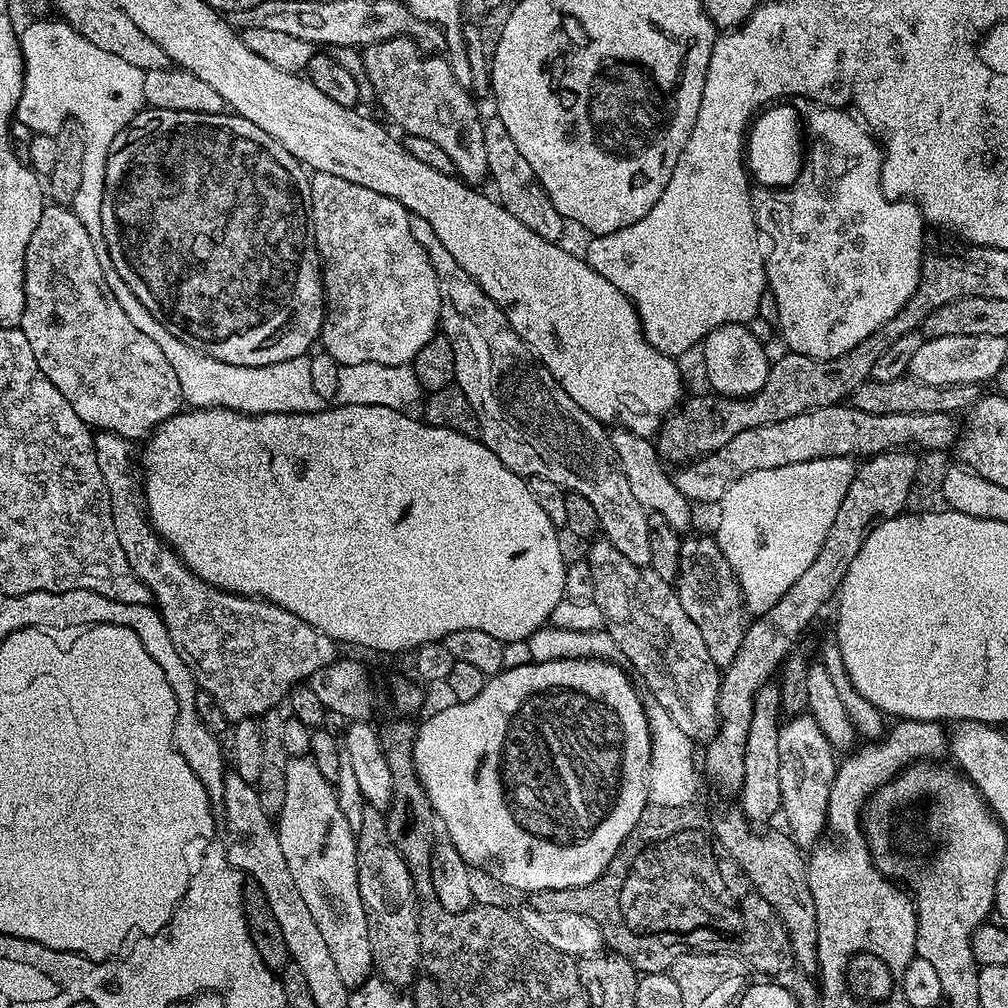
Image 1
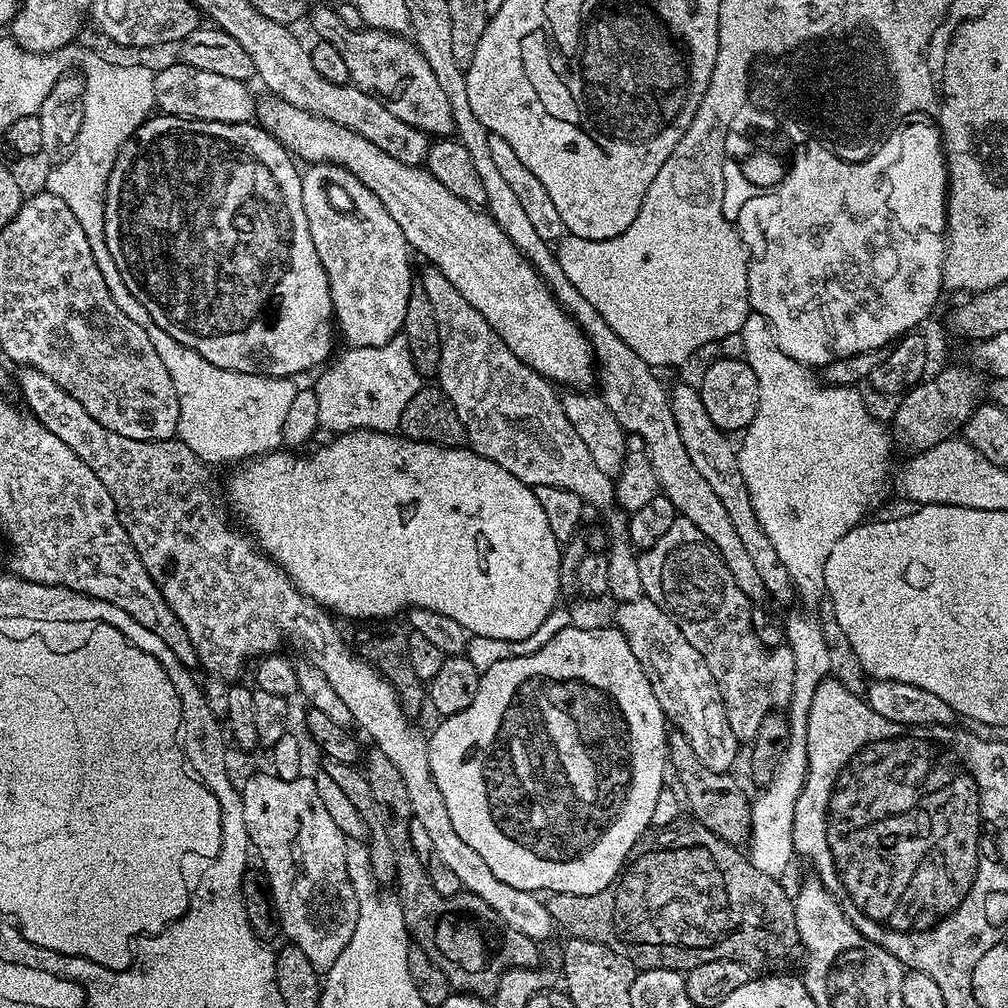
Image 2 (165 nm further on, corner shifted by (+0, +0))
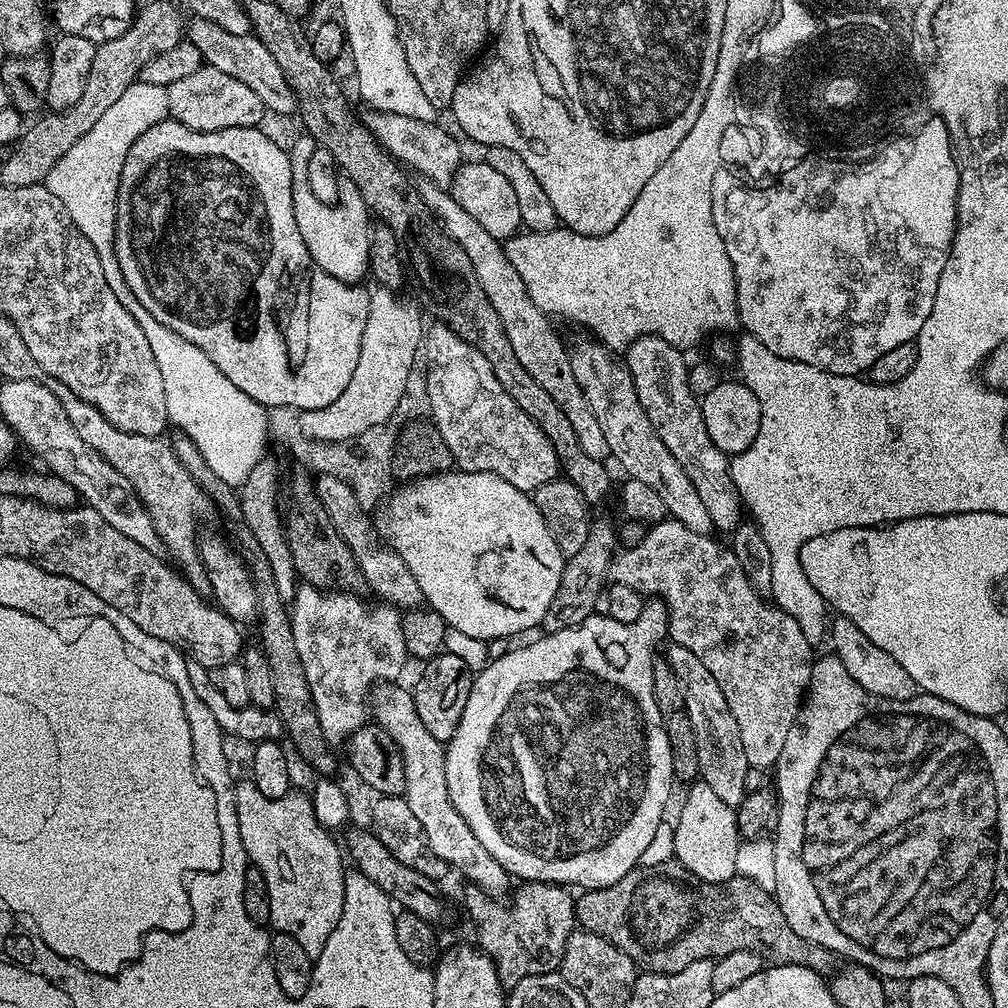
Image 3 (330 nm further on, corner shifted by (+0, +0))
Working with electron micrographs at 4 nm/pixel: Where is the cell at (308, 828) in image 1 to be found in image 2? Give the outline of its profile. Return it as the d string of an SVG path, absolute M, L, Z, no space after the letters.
M265 770L265 772L258 773L257 776L250 777L245 784L242 784L240 797L242 798L242 818L246 818L248 839L255 855L256 852L260 855L261 862L259 861L259 863L262 865L264 875L268 878L268 890L272 903L276 906L276 919L280 925L280 931L285 937L288 935L287 939L296 944L298 950L302 950L302 954L306 954L306 958L310 958L310 962L315 966L317 972L327 973L328 968L334 966L334 962L338 962L342 950L346 950L346 942L350 942L350 937L354 935L354 922L358 922L360 900L354 898L354 886L350 886L350 874L348 873L350 849L347 848L349 845L346 843L346 837L342 834L342 830L338 830L338 826L334 826L330 813L326 811L324 804L319 800L316 781L311 775L301 774L296 780L283 780L271 771Z

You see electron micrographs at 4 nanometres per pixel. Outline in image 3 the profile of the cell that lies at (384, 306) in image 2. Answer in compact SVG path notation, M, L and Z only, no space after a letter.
M301 135L301 140L296 140L290 147L290 174L292 175L292 197L294 198L294 222L298 222L298 234L302 234L302 242L306 242L306 250L310 250L310 258L326 274L338 278L347 284L359 285L360 279L369 275L369 256L371 254L371 236L373 221L370 219L368 204L362 198L358 186L350 182L346 175L339 177L336 184L336 201L331 204L328 200L320 200L318 193L312 189L312 180L308 177L308 152L317 151L318 145L311 136Z

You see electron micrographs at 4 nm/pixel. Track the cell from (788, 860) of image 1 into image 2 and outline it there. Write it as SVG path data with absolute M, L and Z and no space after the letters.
M675 730L668 733L668 759L671 771L676 771L675 783L686 801L687 811L689 808L696 815L693 816L695 823L706 826L714 835L720 836L733 846L739 845L739 840L747 841L752 823L750 796L740 789L735 775L715 772L707 766L702 766L702 762L698 762L698 754L690 750L690 742L686 742L684 735Z

